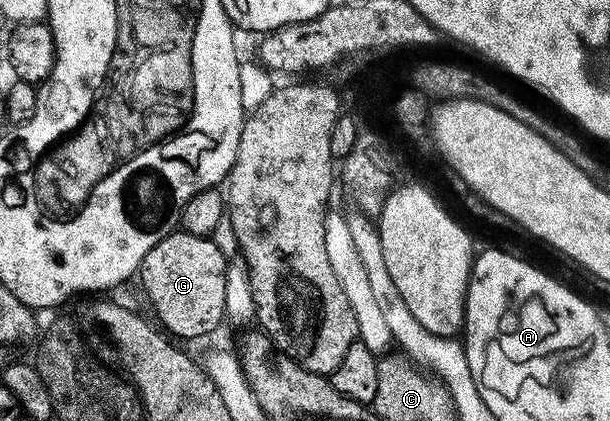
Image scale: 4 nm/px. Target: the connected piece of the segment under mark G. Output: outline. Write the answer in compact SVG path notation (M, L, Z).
M175 231L169 233L148 255L144 255L140 278L142 289L150 299L150 305L158 316L157 322L171 338L206 337L218 329L218 324L226 317L226 266L228 257L222 254L220 246L210 237L201 237Z

